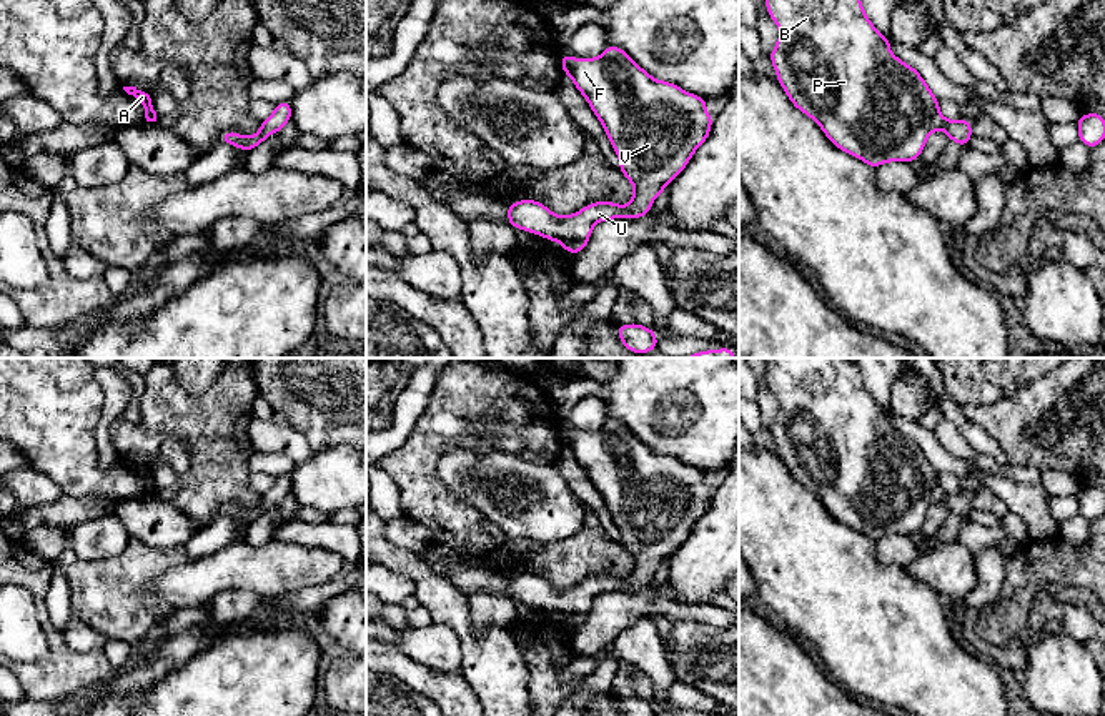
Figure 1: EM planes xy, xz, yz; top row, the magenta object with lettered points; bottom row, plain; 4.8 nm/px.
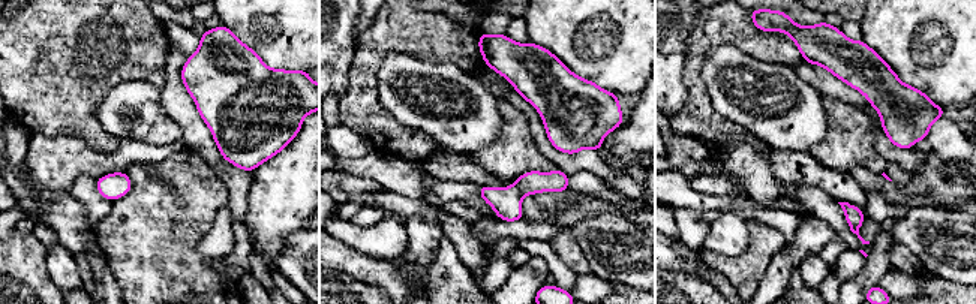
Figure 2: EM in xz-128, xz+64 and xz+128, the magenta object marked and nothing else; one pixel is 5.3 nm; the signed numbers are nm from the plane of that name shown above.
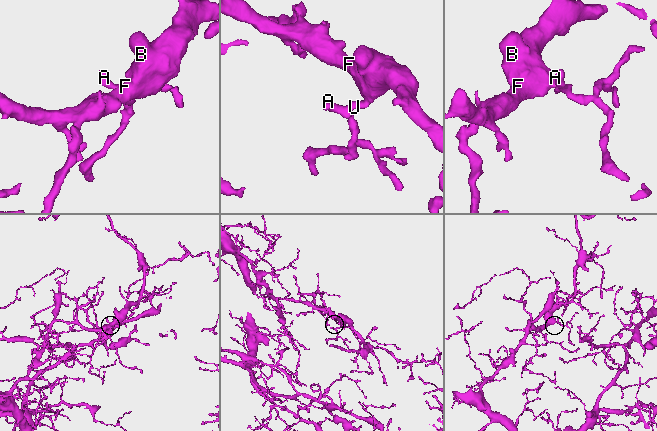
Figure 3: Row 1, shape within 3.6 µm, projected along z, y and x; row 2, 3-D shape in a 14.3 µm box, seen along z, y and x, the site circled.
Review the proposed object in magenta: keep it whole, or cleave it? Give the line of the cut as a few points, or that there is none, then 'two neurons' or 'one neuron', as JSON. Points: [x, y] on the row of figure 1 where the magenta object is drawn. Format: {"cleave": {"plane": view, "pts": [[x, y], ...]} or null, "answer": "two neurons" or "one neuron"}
{"cleave": null, "answer": "one neuron"}

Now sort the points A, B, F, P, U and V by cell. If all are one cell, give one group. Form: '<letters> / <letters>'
A B F P U V

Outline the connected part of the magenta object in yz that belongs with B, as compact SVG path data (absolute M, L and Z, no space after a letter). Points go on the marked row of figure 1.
M766 0L766 8L780 32L769 53L779 85L837 148L877 168L889 162L912 163L935 130L969 147L972 122L942 117L925 80L889 52L892 40L872 25L860 0Z

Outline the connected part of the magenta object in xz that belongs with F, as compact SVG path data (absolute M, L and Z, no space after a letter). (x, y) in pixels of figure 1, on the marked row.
M607 45L597 58L572 58L561 55L562 73L569 75L576 88L587 100L591 110L606 130L606 135L619 157L619 170L634 185L632 200L621 206L614 201L594 201L586 205L574 215L554 215L546 205L529 198L508 203L508 223L514 228L531 231L562 245L567 253L581 253L597 221L612 218L641 218L649 215L651 205L661 191L686 168L694 152L707 140L712 127L712 117L706 110L707 100L694 93L684 92L681 87L652 78L642 70L622 48Z

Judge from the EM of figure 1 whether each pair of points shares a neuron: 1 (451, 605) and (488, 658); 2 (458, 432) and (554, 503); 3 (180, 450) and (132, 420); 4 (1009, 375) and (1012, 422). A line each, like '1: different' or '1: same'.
1: same
2: different
3: same
4: different

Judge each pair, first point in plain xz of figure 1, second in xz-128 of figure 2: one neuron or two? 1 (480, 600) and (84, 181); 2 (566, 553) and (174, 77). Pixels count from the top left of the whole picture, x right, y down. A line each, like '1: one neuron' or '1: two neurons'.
1: one neuron
2: two neurons

